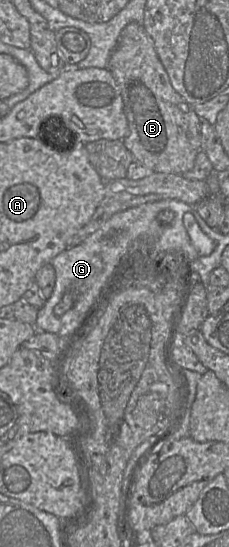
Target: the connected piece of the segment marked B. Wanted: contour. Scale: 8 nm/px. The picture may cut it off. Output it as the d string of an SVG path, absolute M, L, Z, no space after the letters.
M131 22L124 27L107 69L112 73L120 89L129 127L129 135L123 139L123 142L132 153L135 162L141 163L154 173L182 175L190 171L201 150L201 119L194 111L194 106L173 88L168 73L142 23Z

